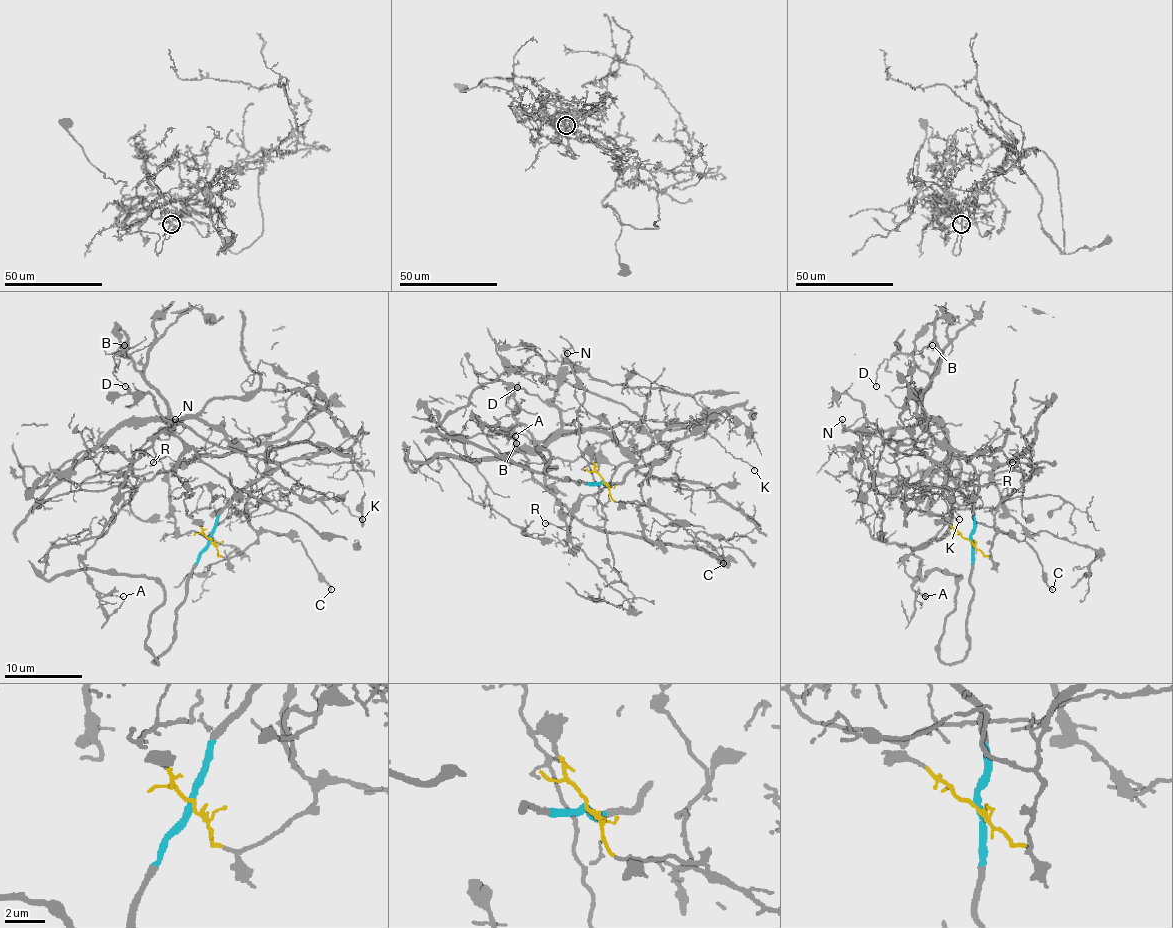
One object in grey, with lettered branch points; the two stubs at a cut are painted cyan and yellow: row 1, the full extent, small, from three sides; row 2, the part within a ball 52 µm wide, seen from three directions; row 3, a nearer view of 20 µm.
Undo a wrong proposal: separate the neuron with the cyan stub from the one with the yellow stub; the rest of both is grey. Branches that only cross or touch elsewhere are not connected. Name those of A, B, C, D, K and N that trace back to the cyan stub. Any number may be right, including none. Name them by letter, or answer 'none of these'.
B, D, K, N

